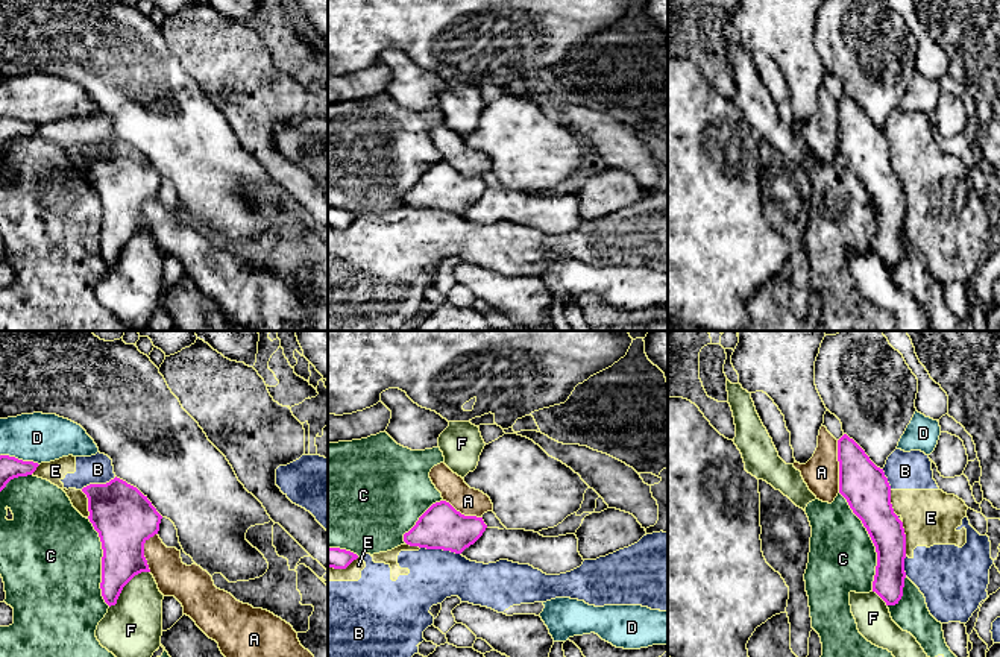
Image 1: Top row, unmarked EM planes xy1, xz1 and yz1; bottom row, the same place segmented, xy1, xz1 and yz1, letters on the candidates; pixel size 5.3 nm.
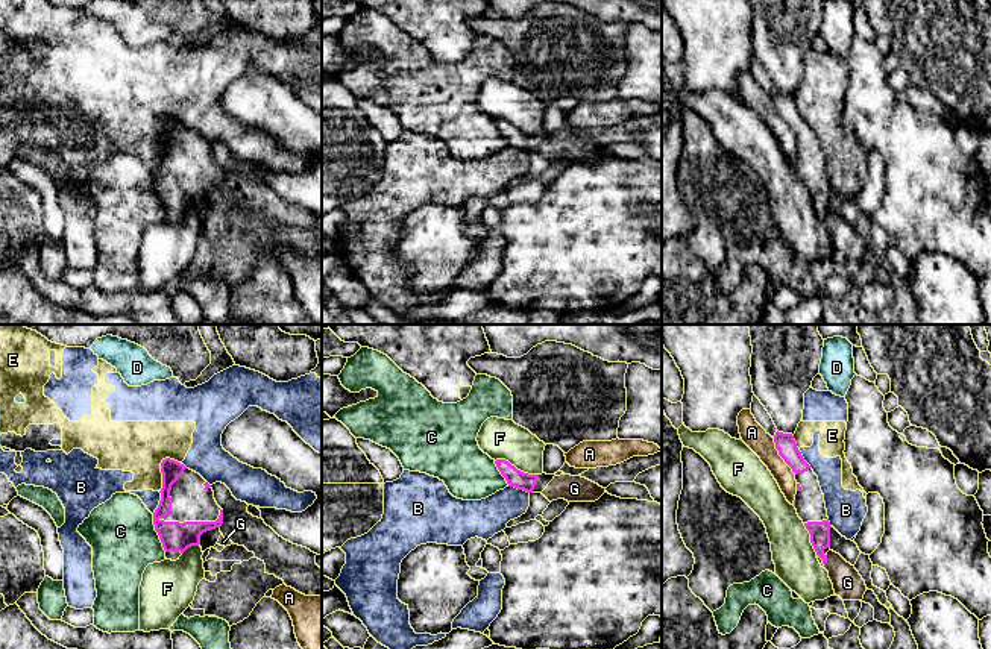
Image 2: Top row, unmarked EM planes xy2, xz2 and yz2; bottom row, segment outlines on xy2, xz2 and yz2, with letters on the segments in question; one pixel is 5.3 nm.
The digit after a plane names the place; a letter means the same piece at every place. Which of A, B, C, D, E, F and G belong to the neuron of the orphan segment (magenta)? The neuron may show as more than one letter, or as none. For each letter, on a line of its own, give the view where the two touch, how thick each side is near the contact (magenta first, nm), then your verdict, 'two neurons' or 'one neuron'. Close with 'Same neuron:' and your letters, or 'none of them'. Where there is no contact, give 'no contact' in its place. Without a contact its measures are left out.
A: meets magenta in yz1; 240 nm thick on the magenta side, 190 nm on the other; two neurons
B: meets magenta in xz1; 240 nm thick on the magenta side, 280 nm on the other; two neurons
C: meets magenta in yz1; 240 nm thick on the magenta side, 360 nm on the other; two neurons
D: meets magenta in xy1; 120 nm thick on the magenta side, 260 nm on the other; two neurons
E: meets magenta in xy2; 110 nm thick on the magenta side, 280 nm on the other; two neurons
F: meets magenta in xy1; 240 nm thick on the magenta side, 300 nm on the other; two neurons
G: meets magenta in yz2; 110 nm thick on the magenta side, 160 nm on the other; one neuron
Same neuron: G

